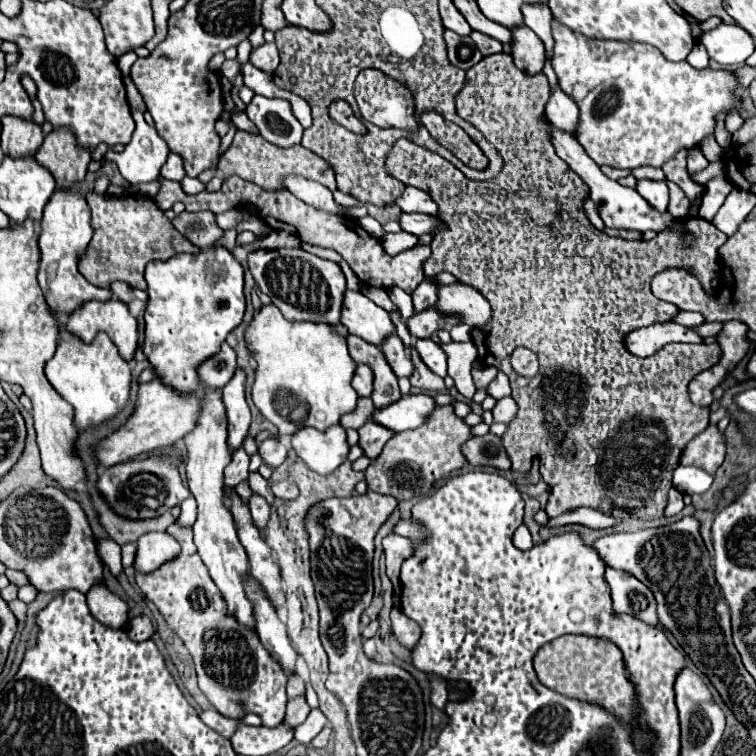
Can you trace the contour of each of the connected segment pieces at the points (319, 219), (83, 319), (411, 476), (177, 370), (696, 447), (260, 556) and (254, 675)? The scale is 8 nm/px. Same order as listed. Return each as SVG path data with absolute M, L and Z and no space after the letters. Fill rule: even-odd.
M236 175L228 177L222 183L222 189L216 193L208 193L202 191L198 195L182 195L180 193L180 185L174 181L166 181L160 179L160 193L154 197L154 201L164 209L172 209L172 205L176 201L182 201L186 205L186 211L212 211L212 213L222 213L228 211L232 207L248 207L252 213L260 215L272 229L280 229L280 231L288 231L296 237L300 237L302 241L308 241L312 245L318 247L328 247L338 251L344 261L350 265L350 269L356 273L356 277L372 287L382 287L382 289L390 289L390 287L400 287L406 293L414 293L414 289L420 285L420 281L424 281L424 271L422 271L422 261L426 257L430 257L430 247L428 245L414 245L408 251L402 251L400 255L390 257L382 246L380 240L374 239L362 231L358 225L354 225L352 221L348 221L348 217L336 217L334 213L324 213L312 205L304 205L302 201L298 201L292 193L288 193L286 189L278 189L278 191L264 191L262 187L258 187L256 183L244 181Z
M118 299L108 301L90 301L72 313L66 321L66 327L72 335L90 343L96 333L104 331L116 345L120 355L126 361L132 361L138 347L136 319L130 315L126 303Z
M436 405L436 409L428 415L428 421L420 429L394 433L390 437L380 457L376 457L364 471L368 489L382 495L392 495L398 501L412 499L420 493L426 495L434 481L450 475L466 463L460 447L470 437L470 427L454 415L450 405Z
M214 245L196 255L180 253L168 261L150 261L146 265L148 305L144 355L150 361L156 379L178 393L196 393L200 389L198 365L220 351L226 335L236 329L244 315L244 269L234 255Z
M708 425L702 433L698 433L684 449L680 463L702 467L706 473L714 475L722 465L726 455L726 437L718 431L718 425Z
M230 491L230 501L232 501L232 517L238 529L238 539L248 553L250 573L266 589L266 595L272 599L274 607L278 609L286 603L286 597L282 591L280 567L274 563L268 543L262 539L260 531L254 527L248 505L234 491Z
M172 525L168 527L168 533L180 543L182 553L180 557L176 557L170 563L164 563L160 569L152 571L152 573L136 573L136 583L142 589L142 593L160 609L160 613L164 615L168 627L184 641L184 645L188 647L190 655L194 657L196 663L196 671L198 671L198 687L202 689L202 693L208 697L208 701L214 705L214 709L230 719L242 717L244 709L240 709L238 703L246 705L246 711L260 715L262 725L264 727L276 727L284 721L284 711L286 711L286 673L280 669L280 665L276 665L276 661L272 661L272 655L264 649L264 645L260 645L260 639L256 637L254 629L246 629L246 625L240 625L236 621L236 617L232 617L228 613L226 601L220 595L220 591L216 589L216 585L210 581L208 569L202 563L196 545L192 541L192 529L190 527L182 527L182 525Z

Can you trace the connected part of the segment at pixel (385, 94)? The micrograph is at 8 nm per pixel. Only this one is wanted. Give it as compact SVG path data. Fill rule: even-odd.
M364 69L358 73L356 77L356 83L354 83L354 97L356 97L356 103L358 103L358 109L360 109L360 115L370 121L372 125L378 125L378 127L398 127L398 129L418 129L418 119L416 119L416 113L414 113L414 99L412 99L412 93L392 81L388 75L384 75L382 71L378 69Z

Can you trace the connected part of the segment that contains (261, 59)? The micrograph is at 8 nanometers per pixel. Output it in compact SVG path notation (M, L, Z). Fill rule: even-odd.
M264 43L256 49L252 49L250 53L250 63L258 69L262 69L264 73L274 73L280 59L278 59L278 49L272 43Z

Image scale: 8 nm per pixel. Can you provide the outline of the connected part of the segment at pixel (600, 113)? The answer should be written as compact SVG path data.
M552 19L554 53L552 67L558 77L558 85L566 95L570 95L578 109L578 129L576 139L584 151L598 163L616 169L636 169L642 165L662 167L674 157L678 149L694 147L702 137L714 133L714 115L718 111L738 113L740 99L734 99L732 91L736 87L734 75L728 71L714 69L694 69L686 61L672 63L658 49L644 43L628 43L614 39L592 39L580 33L572 33L566 25Z

